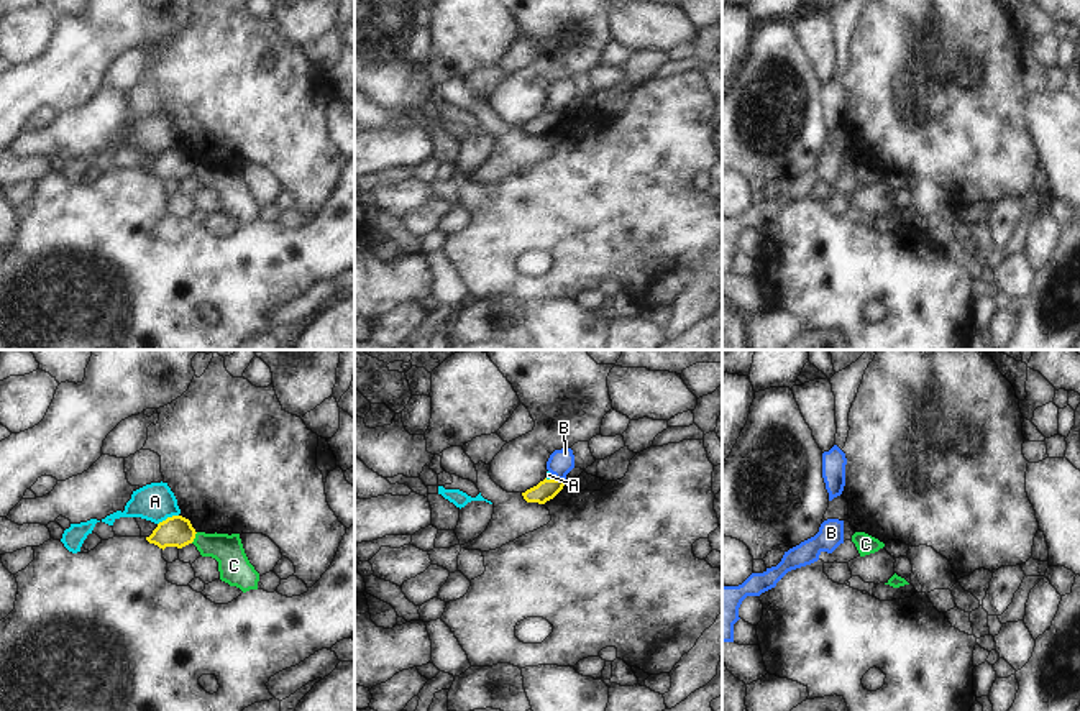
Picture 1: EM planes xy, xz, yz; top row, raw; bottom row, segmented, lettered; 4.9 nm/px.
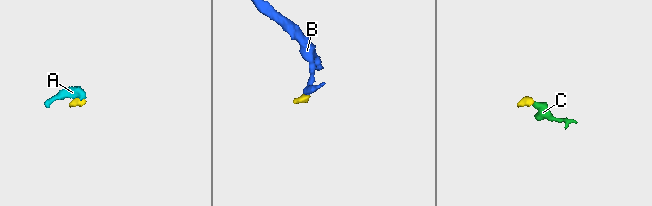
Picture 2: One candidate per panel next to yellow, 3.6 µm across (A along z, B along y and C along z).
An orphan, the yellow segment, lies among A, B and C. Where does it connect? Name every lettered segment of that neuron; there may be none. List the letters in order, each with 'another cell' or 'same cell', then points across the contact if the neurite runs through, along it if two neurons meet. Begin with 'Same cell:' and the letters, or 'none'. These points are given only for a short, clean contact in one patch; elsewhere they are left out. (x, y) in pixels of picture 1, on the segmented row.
Same cell: C
A: another cell; border along xy (178, 514), (168, 516), (158, 524)
B: another cell
C: same cell; runs through xy (176, 531), (194, 537), (212, 544), (233, 565)

